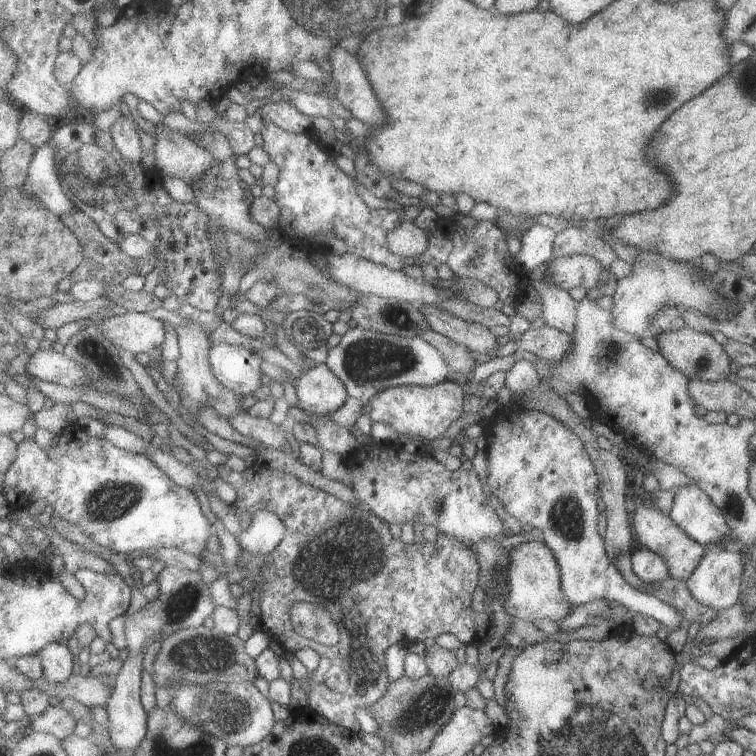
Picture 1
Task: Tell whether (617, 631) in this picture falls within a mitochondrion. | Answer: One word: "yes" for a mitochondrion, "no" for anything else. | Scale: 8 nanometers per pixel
no

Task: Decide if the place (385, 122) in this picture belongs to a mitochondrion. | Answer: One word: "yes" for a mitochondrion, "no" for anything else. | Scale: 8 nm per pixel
no

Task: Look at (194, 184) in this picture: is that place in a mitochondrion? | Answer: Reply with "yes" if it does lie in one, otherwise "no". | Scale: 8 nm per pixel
no

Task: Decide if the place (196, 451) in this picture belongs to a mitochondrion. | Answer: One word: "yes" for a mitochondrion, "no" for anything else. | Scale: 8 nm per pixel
no

